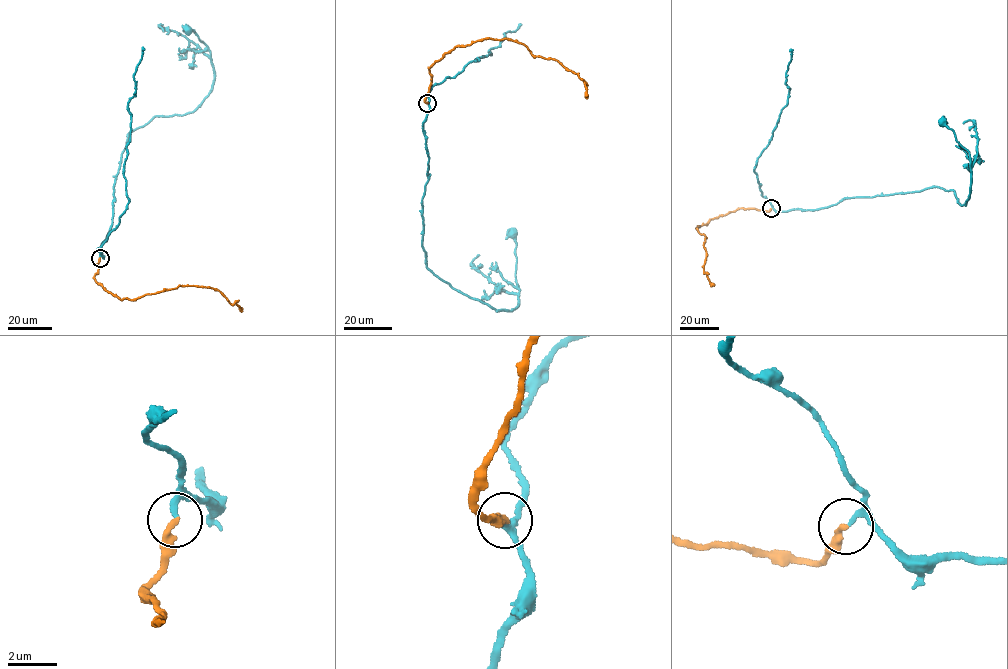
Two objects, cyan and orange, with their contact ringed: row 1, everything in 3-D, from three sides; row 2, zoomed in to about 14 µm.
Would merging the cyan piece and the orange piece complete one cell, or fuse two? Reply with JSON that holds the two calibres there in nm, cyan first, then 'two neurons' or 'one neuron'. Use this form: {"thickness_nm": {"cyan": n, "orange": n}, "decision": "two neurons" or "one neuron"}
{"thickness_nm": {"cyan": 240, "orange": 280}, "decision": "one neuron"}

